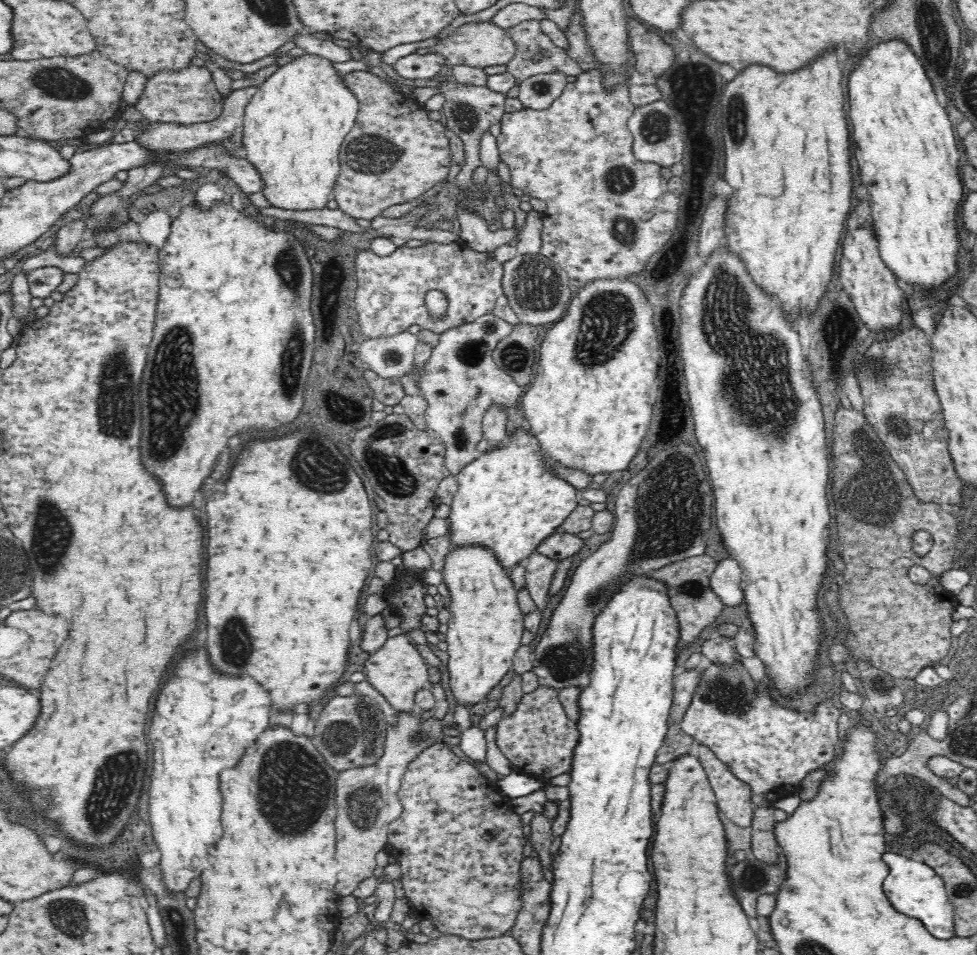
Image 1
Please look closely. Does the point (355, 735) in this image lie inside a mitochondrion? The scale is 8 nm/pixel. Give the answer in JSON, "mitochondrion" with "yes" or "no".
{"mitochondrion":"yes"}

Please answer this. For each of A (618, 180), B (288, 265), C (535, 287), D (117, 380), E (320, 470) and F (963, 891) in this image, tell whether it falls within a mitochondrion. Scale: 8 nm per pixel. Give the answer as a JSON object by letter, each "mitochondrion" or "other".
{"A":"mitochondrion","B":"mitochondrion","C":"mitochondrion","D":"mitochondrion","E":"mitochondrion","F":"mitochondrion"}

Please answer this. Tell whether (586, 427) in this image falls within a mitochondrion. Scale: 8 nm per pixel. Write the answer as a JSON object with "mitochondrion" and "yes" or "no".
{"mitochondrion":"yes"}

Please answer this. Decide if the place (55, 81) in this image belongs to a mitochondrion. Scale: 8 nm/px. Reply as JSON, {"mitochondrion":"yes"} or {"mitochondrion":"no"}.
{"mitochondrion":"yes"}

